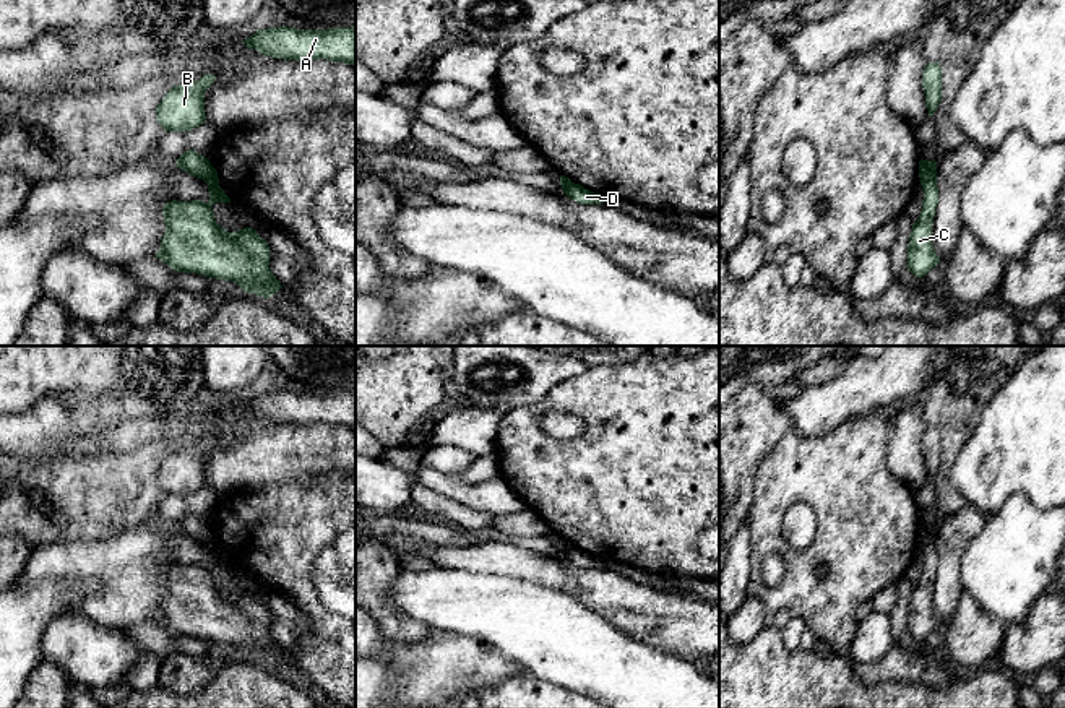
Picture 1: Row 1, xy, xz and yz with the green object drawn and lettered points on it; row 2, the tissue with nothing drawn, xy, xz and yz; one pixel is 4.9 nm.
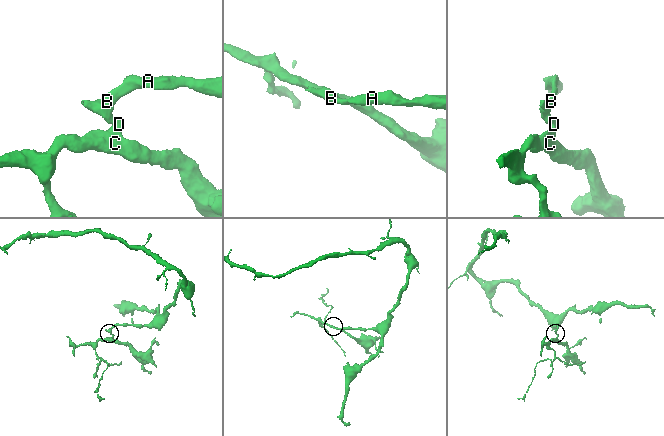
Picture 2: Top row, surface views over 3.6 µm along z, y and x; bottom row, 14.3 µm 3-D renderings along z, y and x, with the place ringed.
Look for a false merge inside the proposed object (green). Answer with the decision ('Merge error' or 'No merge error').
Merge error

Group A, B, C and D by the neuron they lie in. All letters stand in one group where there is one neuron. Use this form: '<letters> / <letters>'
A B / C D

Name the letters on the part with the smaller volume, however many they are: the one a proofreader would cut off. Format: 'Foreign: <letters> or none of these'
Foreign: C, D

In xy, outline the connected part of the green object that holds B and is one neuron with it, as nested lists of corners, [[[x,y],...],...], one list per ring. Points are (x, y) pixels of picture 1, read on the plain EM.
[[[203,438],[190,448],[169,453],[156,471],[156,482],[166,495],[190,495],[206,484],[205,455],[214,447],[214,438]]]

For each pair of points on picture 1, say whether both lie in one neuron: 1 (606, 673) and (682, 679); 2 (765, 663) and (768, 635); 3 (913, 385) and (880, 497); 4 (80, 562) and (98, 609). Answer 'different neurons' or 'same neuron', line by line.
1: same neuron
2: same neuron
3: different neurons
4: same neuron

